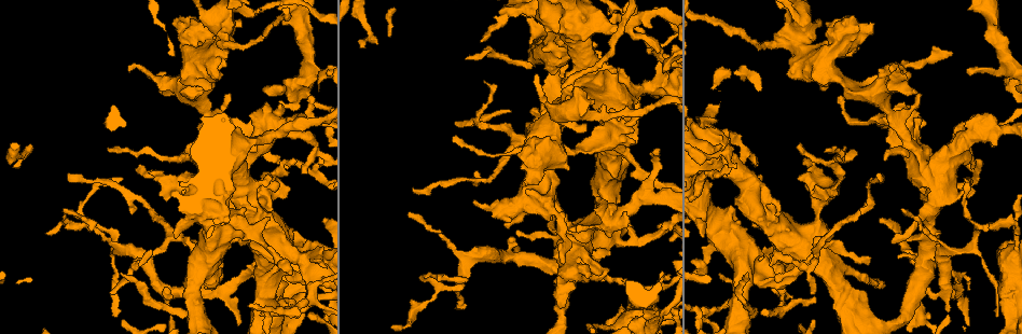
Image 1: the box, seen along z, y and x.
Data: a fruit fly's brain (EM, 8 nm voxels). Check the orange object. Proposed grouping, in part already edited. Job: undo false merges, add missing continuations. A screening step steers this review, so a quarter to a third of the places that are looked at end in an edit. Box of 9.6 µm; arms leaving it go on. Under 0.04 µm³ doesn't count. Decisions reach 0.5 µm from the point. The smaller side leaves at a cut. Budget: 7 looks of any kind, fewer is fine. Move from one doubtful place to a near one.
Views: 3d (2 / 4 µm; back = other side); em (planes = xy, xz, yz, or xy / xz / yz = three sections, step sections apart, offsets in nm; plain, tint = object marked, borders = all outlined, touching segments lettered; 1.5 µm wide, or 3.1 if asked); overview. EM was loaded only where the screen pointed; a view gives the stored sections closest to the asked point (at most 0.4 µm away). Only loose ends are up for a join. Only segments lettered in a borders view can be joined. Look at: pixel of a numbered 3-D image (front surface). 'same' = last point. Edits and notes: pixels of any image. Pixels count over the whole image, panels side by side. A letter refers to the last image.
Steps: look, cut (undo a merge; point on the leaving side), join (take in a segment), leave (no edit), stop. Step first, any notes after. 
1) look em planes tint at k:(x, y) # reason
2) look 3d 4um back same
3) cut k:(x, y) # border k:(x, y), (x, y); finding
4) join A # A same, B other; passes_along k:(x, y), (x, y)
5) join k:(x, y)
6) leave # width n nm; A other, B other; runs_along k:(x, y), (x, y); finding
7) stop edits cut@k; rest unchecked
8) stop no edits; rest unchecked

look 3d 2um at 1:(111, 292) # tapers out

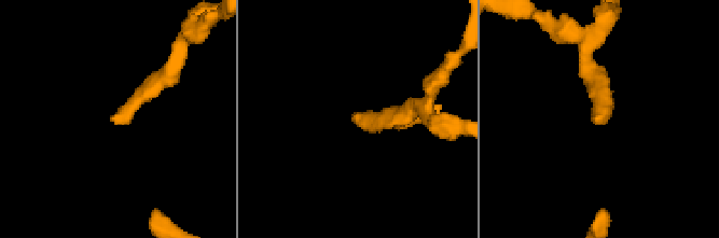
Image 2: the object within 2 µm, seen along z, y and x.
look em planes tint at 2:(603, 115)

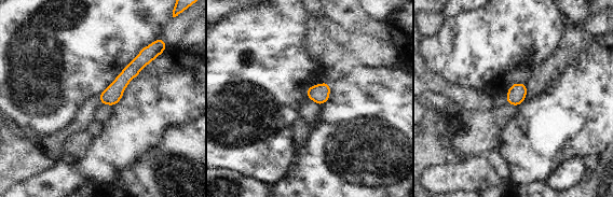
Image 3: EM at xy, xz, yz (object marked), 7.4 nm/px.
look em planes borders same

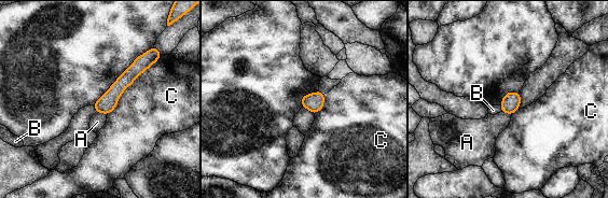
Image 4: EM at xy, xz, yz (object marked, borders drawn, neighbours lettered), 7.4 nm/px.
leave # longest_contact C 600 nm; A other, B other, C other; border 4:(96, 111), (107, 114); none of them fits

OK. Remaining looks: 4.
look 3d 4um at 1:(510, 256) # sudden change in width

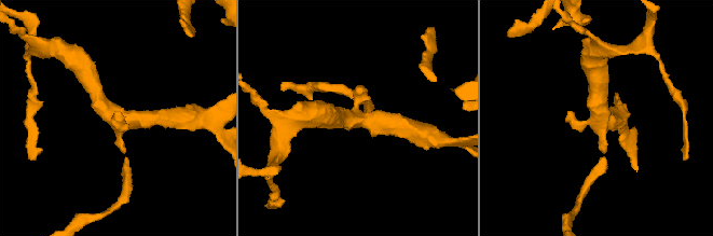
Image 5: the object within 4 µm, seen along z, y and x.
look em planes plain at 5:(598, 119)

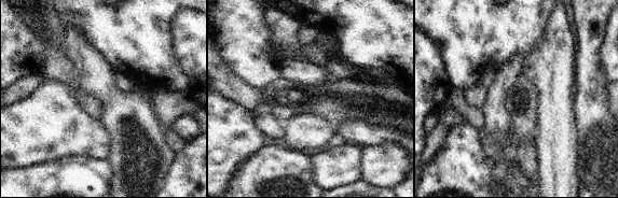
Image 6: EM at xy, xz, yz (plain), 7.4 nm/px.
look em planes borders same

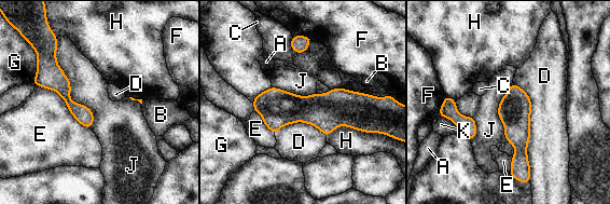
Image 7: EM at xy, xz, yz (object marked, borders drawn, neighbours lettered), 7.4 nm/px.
leave # longest_contact D 750 nm; A other, B other, C other, D other, E other, F other, G other, H other, J other, K other; border 7:(56, 48), (92, 127); one neuron here

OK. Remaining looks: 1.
stop no edits; rest unchecked

